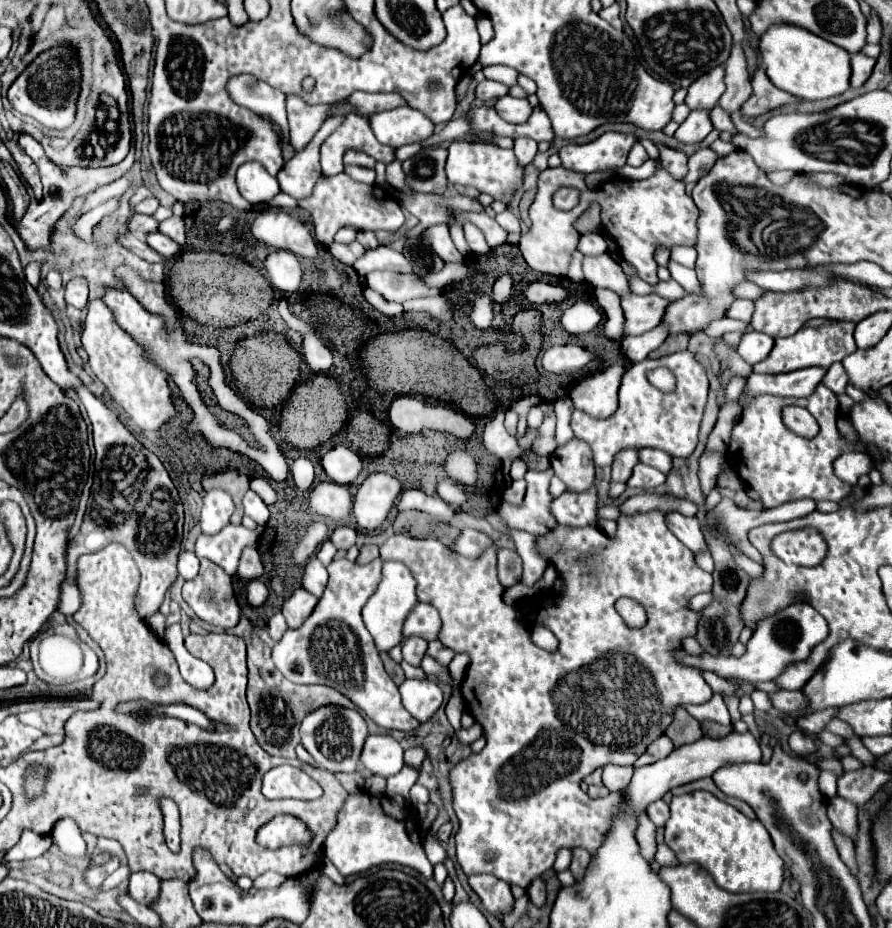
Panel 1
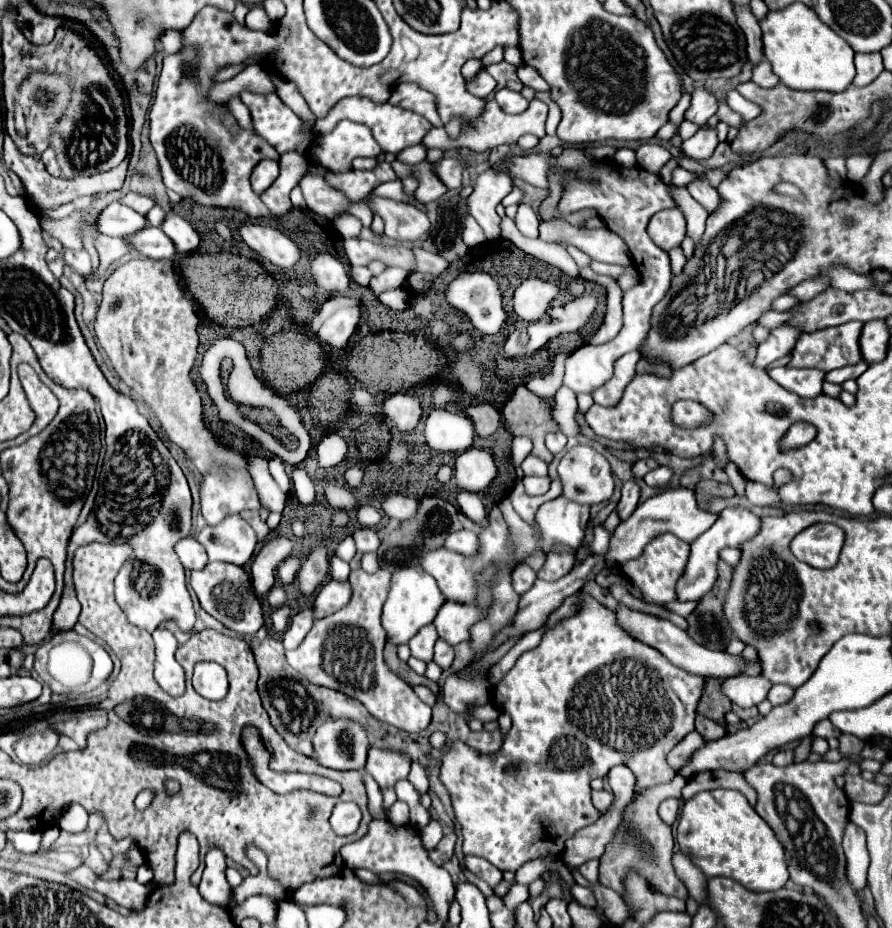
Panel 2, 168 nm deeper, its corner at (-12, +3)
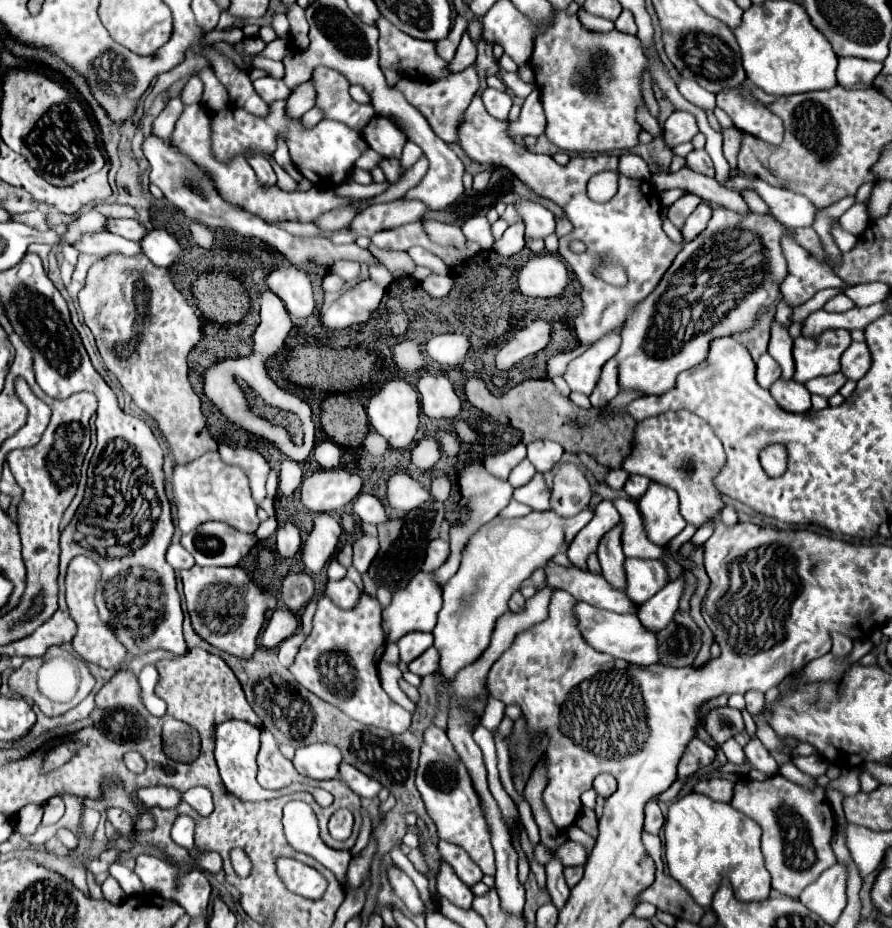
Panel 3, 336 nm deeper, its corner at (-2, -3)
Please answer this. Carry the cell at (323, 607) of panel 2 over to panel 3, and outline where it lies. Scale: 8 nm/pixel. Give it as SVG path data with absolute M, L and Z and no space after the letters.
M344 578L338 582L328 582L326 594L332 598L332 602L336 606L350 610L350 608L354 608L354 604L358 604L358 596L362 596L362 590L354 582Z

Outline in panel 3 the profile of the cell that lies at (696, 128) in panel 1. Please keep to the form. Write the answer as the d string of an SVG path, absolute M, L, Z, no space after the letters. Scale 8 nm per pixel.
M692 150L688 156L686 156L686 166L698 174L704 174L704 176L714 176L714 166L712 166L712 160L710 156L706 154L706 150Z

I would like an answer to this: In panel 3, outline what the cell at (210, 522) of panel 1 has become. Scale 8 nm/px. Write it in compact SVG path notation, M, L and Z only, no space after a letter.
M206 452L204 456L192 460L184 466L174 466L172 480L166 488L168 500L176 510L176 528L186 534L206 520L226 522L240 532L254 534L260 520L256 516L256 502L250 494L250 484L246 474L232 464L224 464L218 452Z

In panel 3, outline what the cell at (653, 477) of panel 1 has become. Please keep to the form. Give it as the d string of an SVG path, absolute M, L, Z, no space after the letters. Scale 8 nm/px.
M630 474L630 480L626 480L626 484L624 484L624 492L626 492L630 498L640 500L640 498L644 496L644 492L648 490L648 484L650 484L650 480L648 480L646 476Z

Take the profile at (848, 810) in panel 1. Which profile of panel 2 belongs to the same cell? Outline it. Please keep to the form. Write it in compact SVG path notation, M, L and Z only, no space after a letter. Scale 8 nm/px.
M846 822L844 830L844 852L846 852L846 872L848 880L854 890L862 890L866 886L866 870L870 864L868 848L866 848L866 834L860 830L860 826Z

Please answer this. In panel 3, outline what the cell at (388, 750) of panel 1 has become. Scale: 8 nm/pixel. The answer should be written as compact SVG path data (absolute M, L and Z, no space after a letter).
M344 762L338 766L338 776L340 776L340 780L344 780L346 786L352 788L352 792L356 792L360 798L374 798L374 796L378 796L380 788L382 788L382 784L380 784L378 780L362 774L360 770L356 770L356 768L352 768L350 764L344 764Z

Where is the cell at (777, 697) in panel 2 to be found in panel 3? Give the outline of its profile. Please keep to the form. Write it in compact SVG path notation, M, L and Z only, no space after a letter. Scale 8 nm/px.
M746 692L746 710L750 714L760 714L764 708L764 694L762 692Z

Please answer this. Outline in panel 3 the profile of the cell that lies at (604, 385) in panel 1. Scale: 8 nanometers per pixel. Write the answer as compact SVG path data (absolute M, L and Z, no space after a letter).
M610 358L602 368L602 374L600 374L600 380L598 380L594 392L590 394L590 402L592 402L592 406L602 408L618 392L620 392L620 388L618 388L618 362L616 362L616 358Z

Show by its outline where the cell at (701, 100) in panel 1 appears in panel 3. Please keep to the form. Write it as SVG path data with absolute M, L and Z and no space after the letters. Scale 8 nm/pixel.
M678 110L664 122L664 142L668 148L690 142L694 134L698 134L698 126L696 118L690 112Z

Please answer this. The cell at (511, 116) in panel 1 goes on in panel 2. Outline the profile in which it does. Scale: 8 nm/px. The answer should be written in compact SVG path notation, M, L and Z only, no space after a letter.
M508 88L496 92L496 102L508 114L522 114L528 108L528 100L520 92L512 92Z

